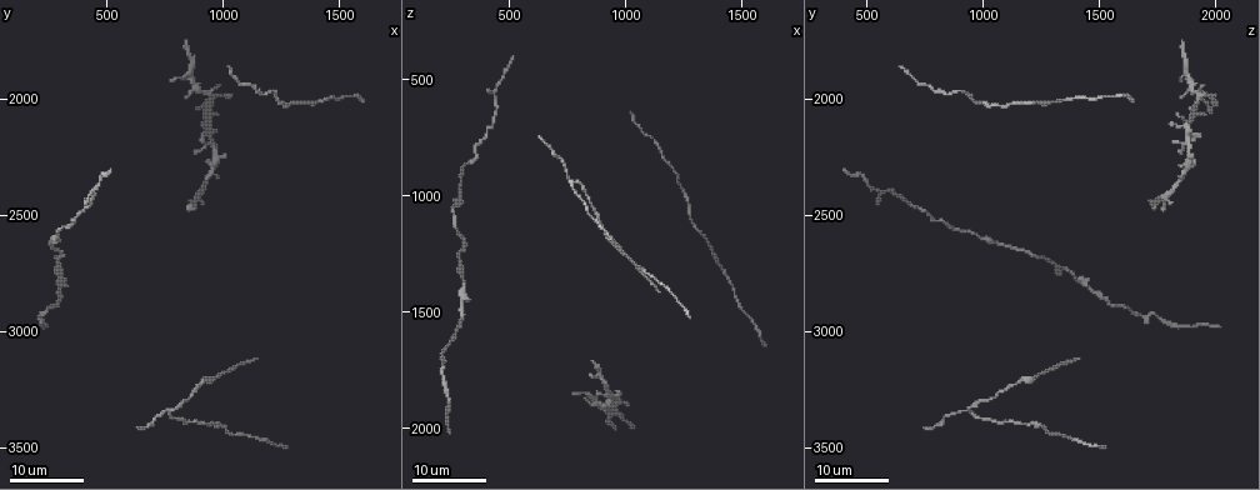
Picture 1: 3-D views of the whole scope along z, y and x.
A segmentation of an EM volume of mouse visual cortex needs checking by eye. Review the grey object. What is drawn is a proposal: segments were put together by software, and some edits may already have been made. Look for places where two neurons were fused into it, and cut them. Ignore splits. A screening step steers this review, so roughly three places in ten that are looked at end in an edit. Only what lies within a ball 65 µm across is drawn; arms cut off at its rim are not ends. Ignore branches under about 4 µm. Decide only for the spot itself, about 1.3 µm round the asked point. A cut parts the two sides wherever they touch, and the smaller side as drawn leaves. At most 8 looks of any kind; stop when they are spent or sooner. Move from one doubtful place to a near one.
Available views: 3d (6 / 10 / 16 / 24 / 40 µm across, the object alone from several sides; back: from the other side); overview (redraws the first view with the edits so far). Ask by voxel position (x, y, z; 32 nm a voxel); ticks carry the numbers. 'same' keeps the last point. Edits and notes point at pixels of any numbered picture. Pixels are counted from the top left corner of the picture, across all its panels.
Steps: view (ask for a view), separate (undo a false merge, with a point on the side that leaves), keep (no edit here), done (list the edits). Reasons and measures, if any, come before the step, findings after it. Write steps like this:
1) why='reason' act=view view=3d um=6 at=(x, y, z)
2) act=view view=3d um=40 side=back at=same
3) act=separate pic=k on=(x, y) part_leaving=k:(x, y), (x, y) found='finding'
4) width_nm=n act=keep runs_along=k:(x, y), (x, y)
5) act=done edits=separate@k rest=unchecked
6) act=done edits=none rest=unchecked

why='side arm on a straight run' act=view view=3d um=16 at=(300, 2810, 1450)

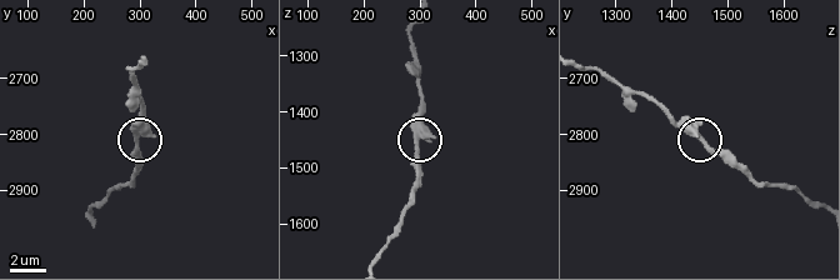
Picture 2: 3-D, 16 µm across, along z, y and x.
why='closer look' act=view view=3d um=6 at=(300, 2795, 1445)

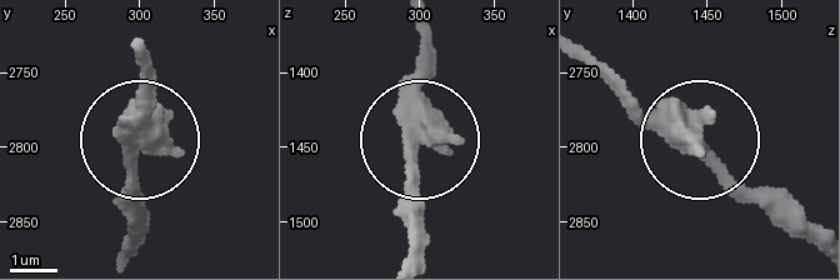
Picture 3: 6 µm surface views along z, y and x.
arms=3 act=keep found='continuous, no second neuron'

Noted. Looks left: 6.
why='a narrow waist' act=view view=3d um=24 at=(440, 2390, 570)

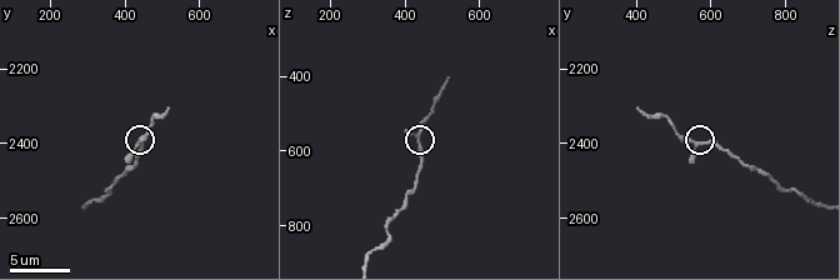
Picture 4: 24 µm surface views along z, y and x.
act=view view=3d um=6 at=(440, 2400, 570)

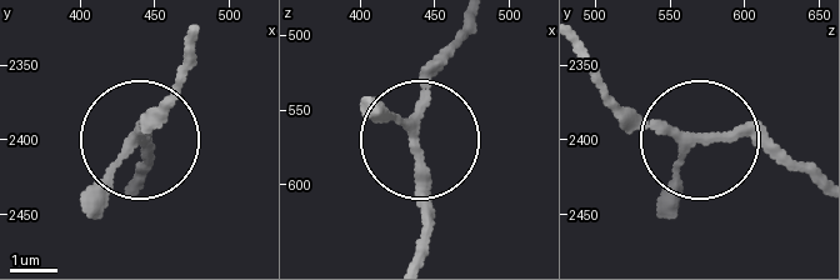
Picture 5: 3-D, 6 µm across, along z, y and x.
arms=3 act=keep runs_along=5:(138, 184), (145, 156), (134, 136), (165, 105) found='continuous, no second neuron'

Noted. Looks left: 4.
why='three arms meet' act=view view=3d um=16 at=(770, 3360, 960)

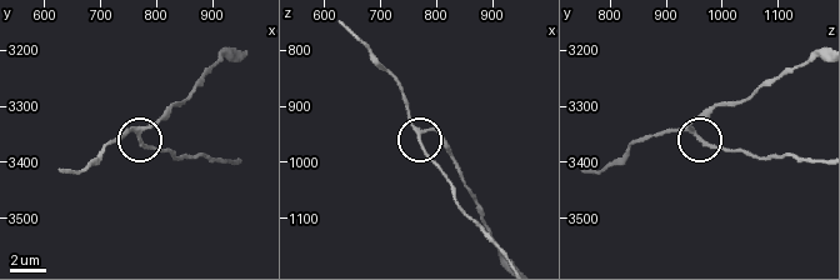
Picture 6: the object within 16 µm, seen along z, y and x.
act=view view=3d um=6 at=(770, 3350, 945)

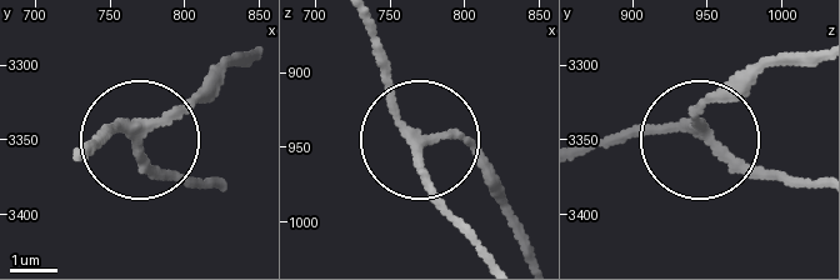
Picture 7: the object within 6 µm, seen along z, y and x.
width_nm=200 act=keep runs_along=7:(818, 51), (746, 71), (694, 131), (583, 139) found='one neuron here'

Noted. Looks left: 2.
act=done edits=none rest=unchecked

